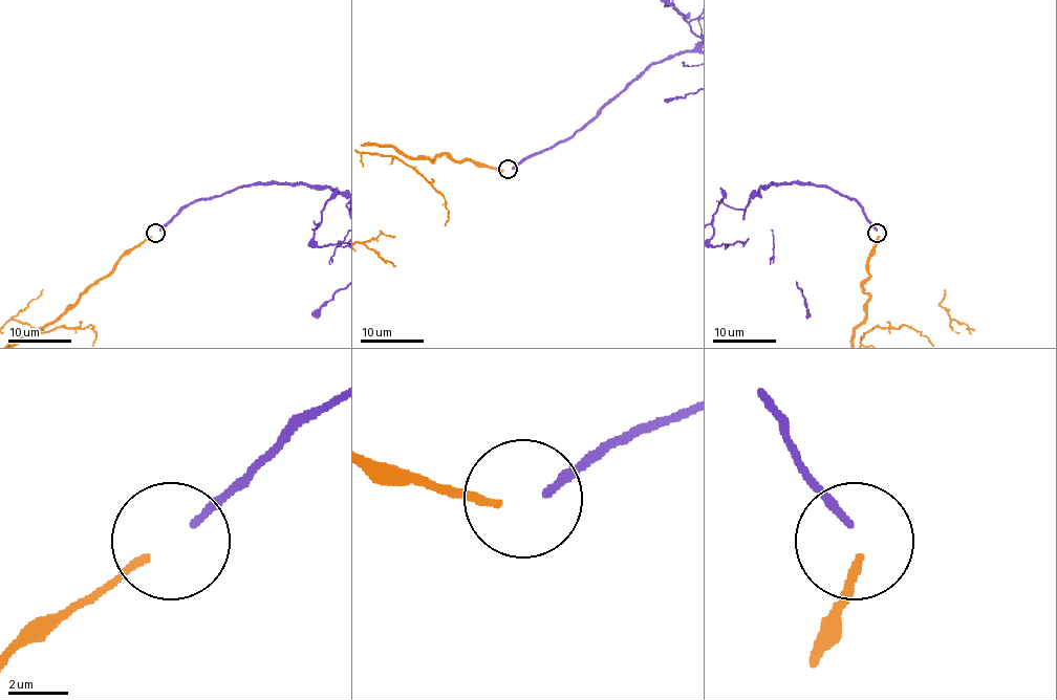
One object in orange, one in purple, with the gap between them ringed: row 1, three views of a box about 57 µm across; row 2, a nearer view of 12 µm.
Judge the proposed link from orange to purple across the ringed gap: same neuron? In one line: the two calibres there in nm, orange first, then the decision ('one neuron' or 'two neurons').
240 nm thick on the orange side, 240 nm on the other; two neurons

